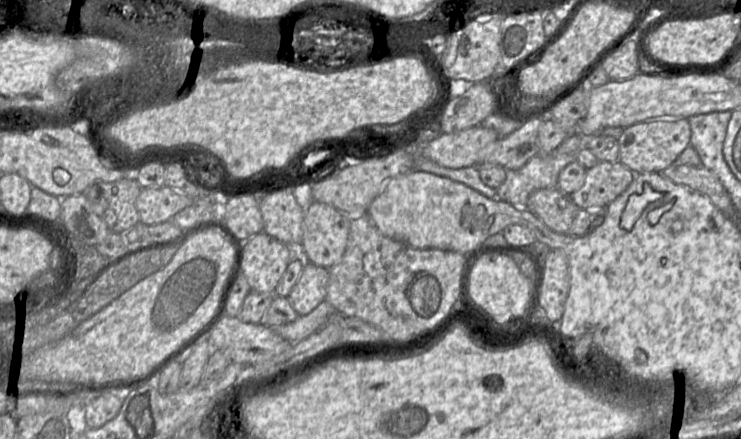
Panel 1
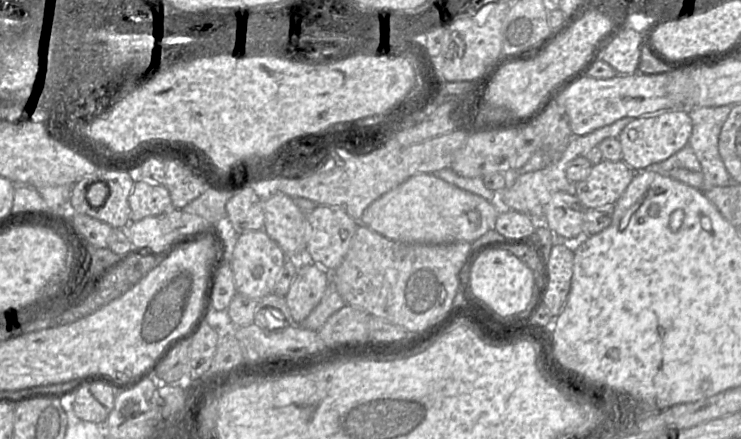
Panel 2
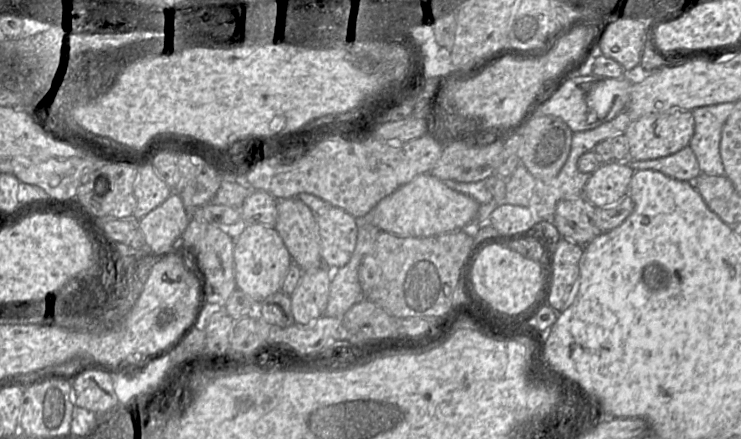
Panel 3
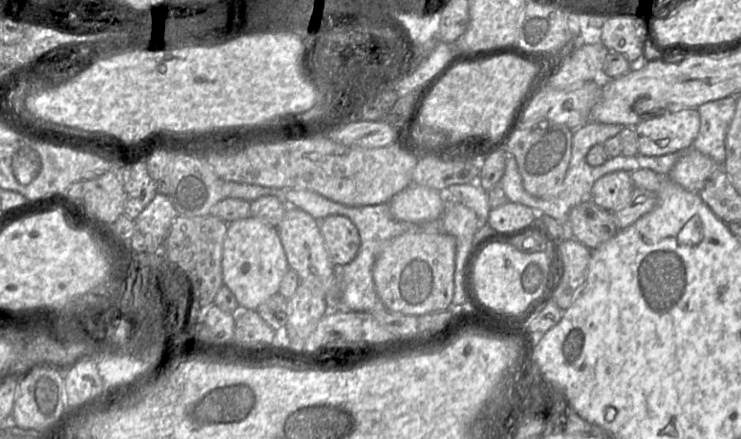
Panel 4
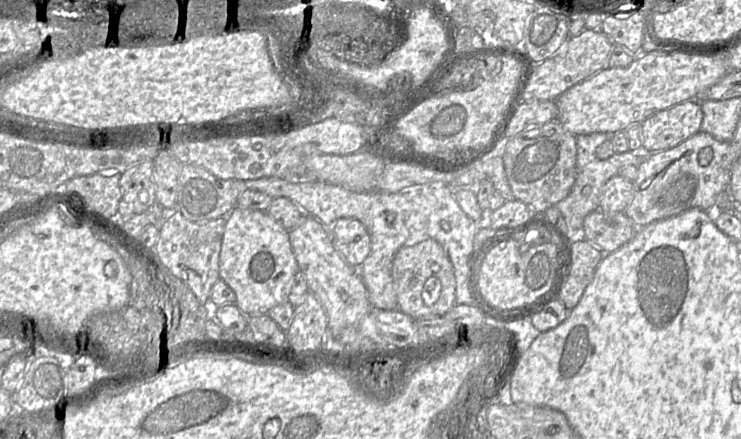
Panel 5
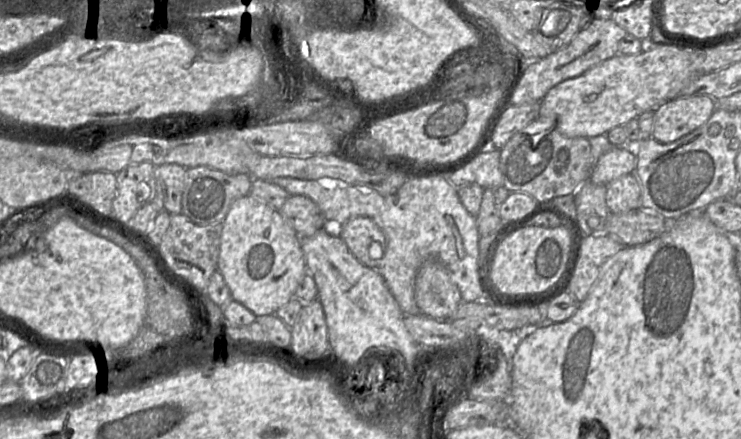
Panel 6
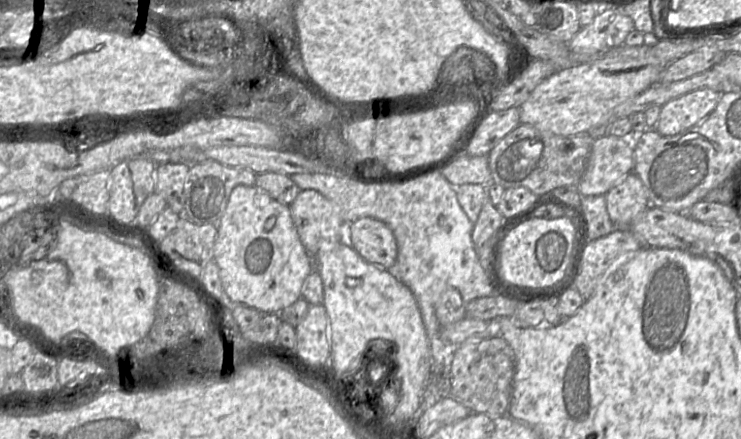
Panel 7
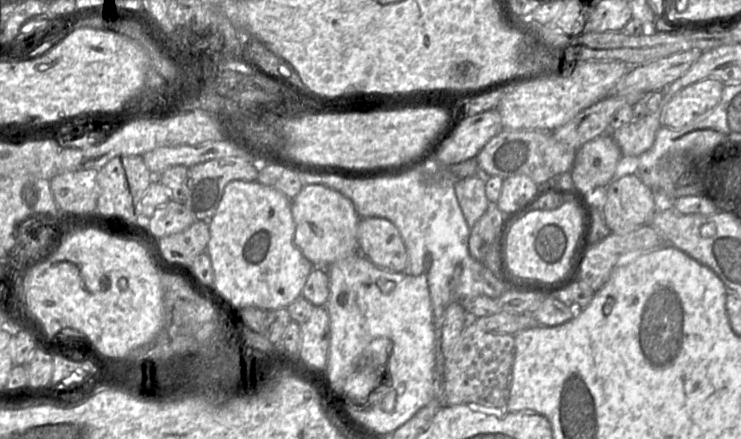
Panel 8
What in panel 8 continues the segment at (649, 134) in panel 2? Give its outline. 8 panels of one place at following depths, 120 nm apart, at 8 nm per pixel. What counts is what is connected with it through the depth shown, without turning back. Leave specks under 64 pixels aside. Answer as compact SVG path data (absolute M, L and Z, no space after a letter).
M704 79L680 90L663 108L663 127L680 130L694 121L701 121L720 102L724 84L715 79Z

